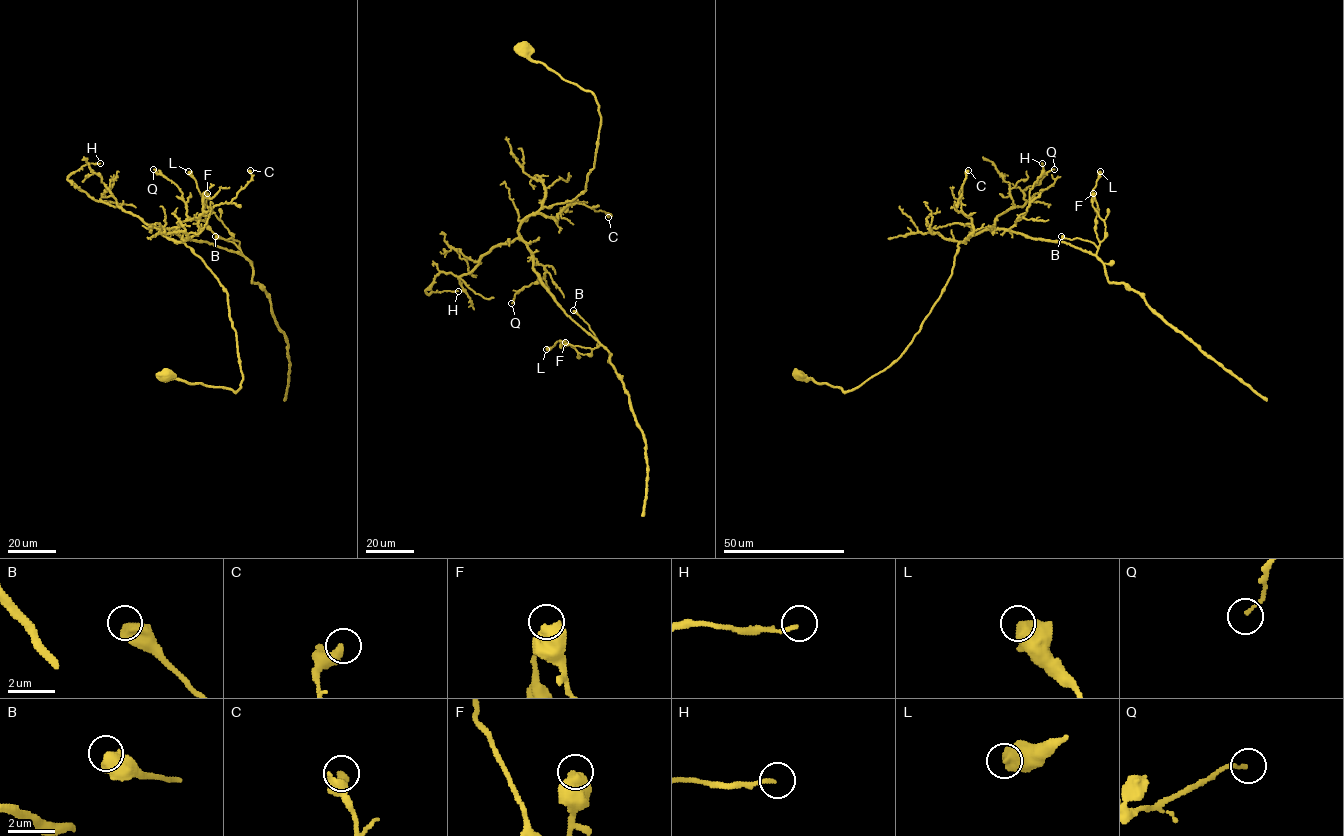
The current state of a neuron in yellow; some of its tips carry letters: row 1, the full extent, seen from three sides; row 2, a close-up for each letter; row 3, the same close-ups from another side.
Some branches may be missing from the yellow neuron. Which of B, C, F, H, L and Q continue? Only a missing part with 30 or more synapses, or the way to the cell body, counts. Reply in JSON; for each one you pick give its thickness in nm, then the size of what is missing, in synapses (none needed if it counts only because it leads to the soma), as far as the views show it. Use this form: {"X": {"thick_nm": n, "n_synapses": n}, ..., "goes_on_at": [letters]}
{"goes_on_at": []}

